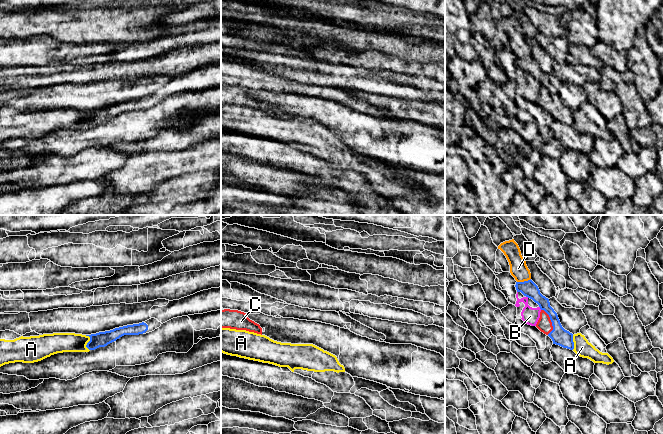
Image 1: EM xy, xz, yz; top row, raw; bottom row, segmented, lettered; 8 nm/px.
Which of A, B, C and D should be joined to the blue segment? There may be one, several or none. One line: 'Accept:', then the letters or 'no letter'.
Accept: no letter

